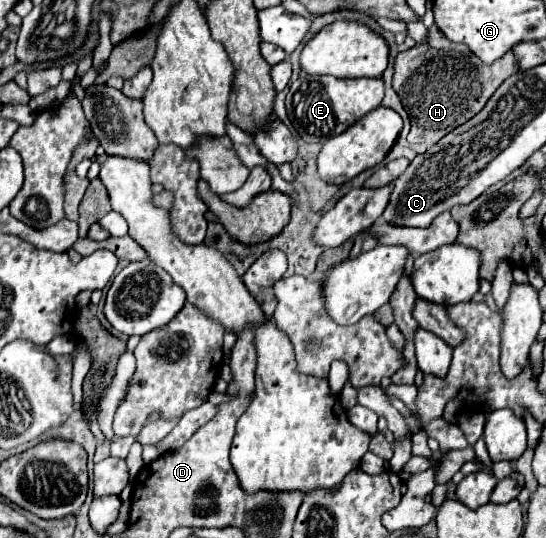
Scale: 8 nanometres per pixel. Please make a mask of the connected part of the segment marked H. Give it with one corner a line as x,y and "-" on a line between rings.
415,45
413,49
401,51
395,59
393,89
401,97
401,103
411,119
407,141
435,145
449,131
475,117
497,87
517,71
519,65
513,49
491,65
483,63
473,53
463,55
455,49
433,49
431,45

